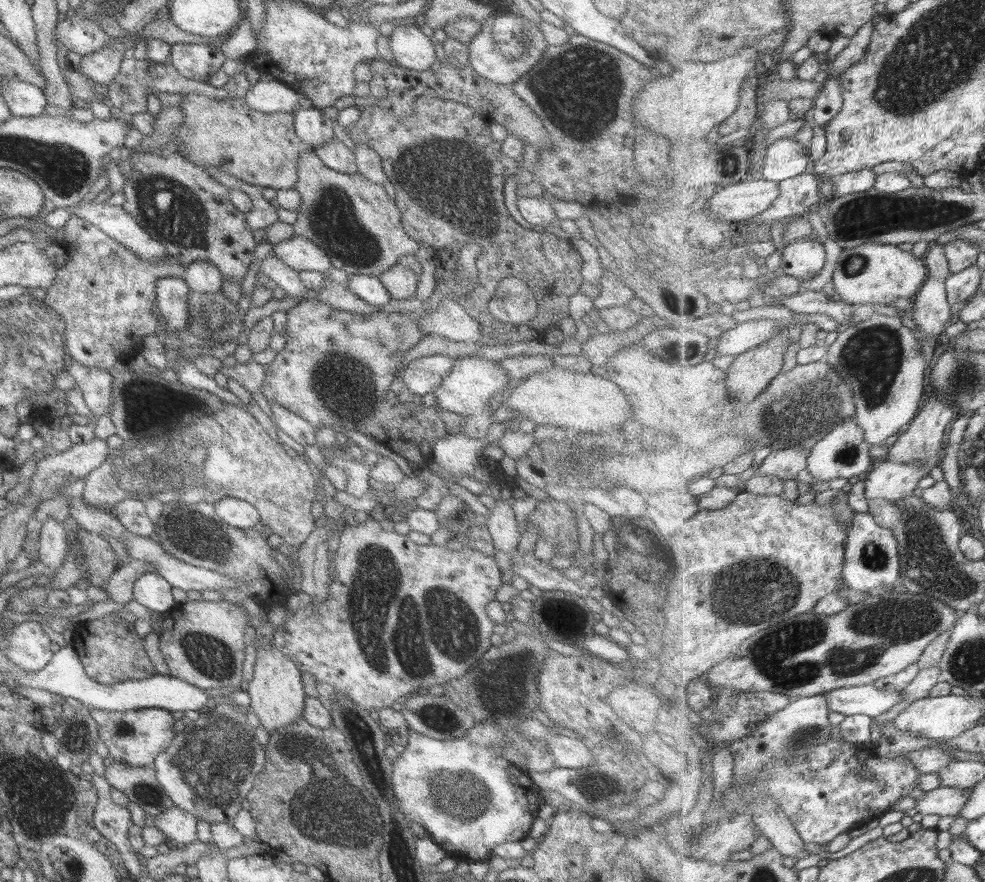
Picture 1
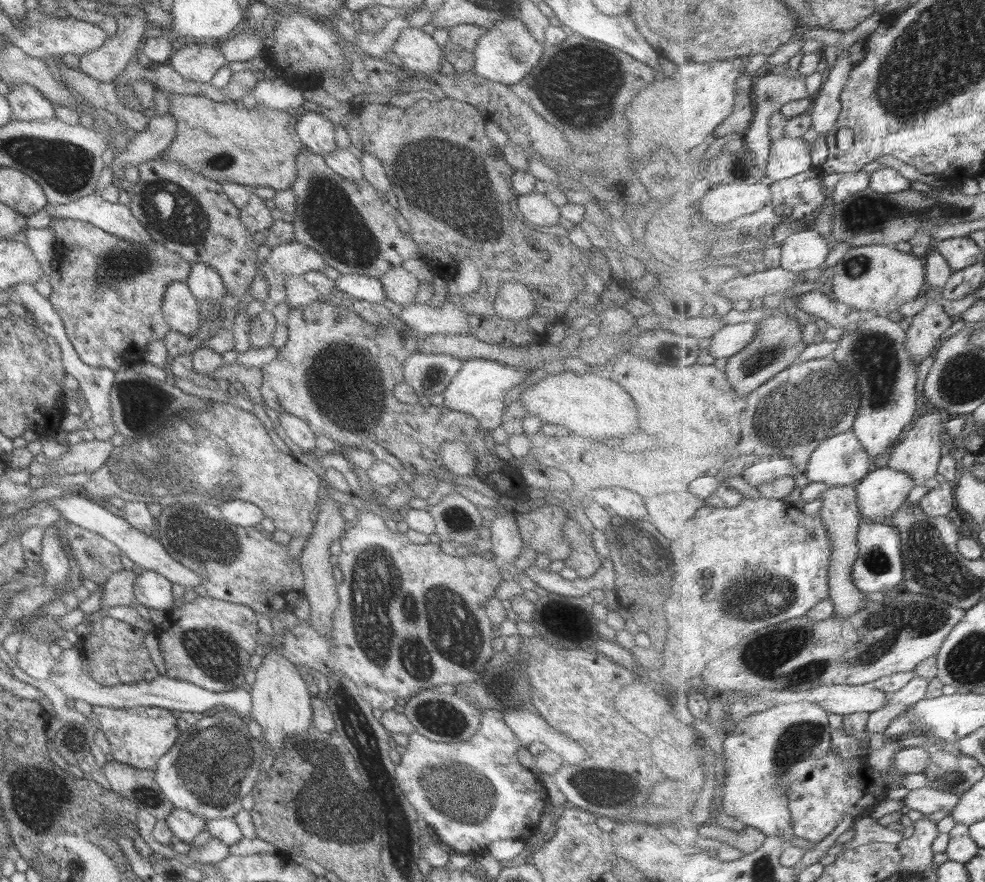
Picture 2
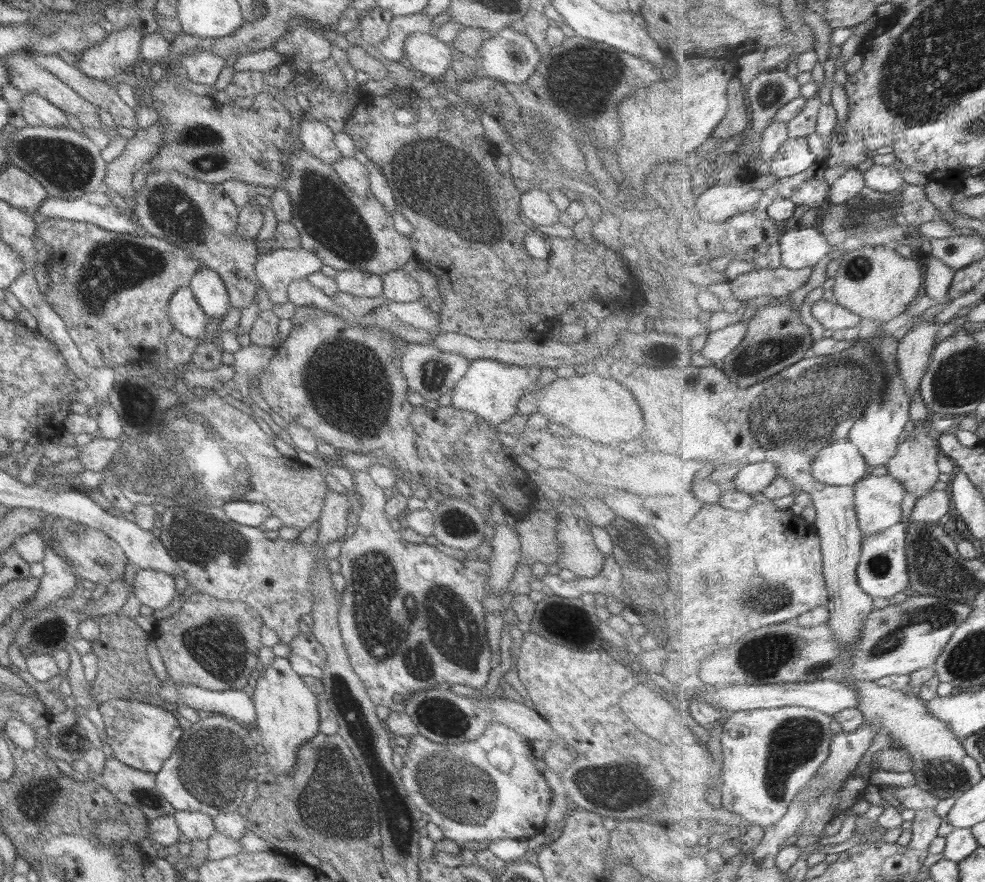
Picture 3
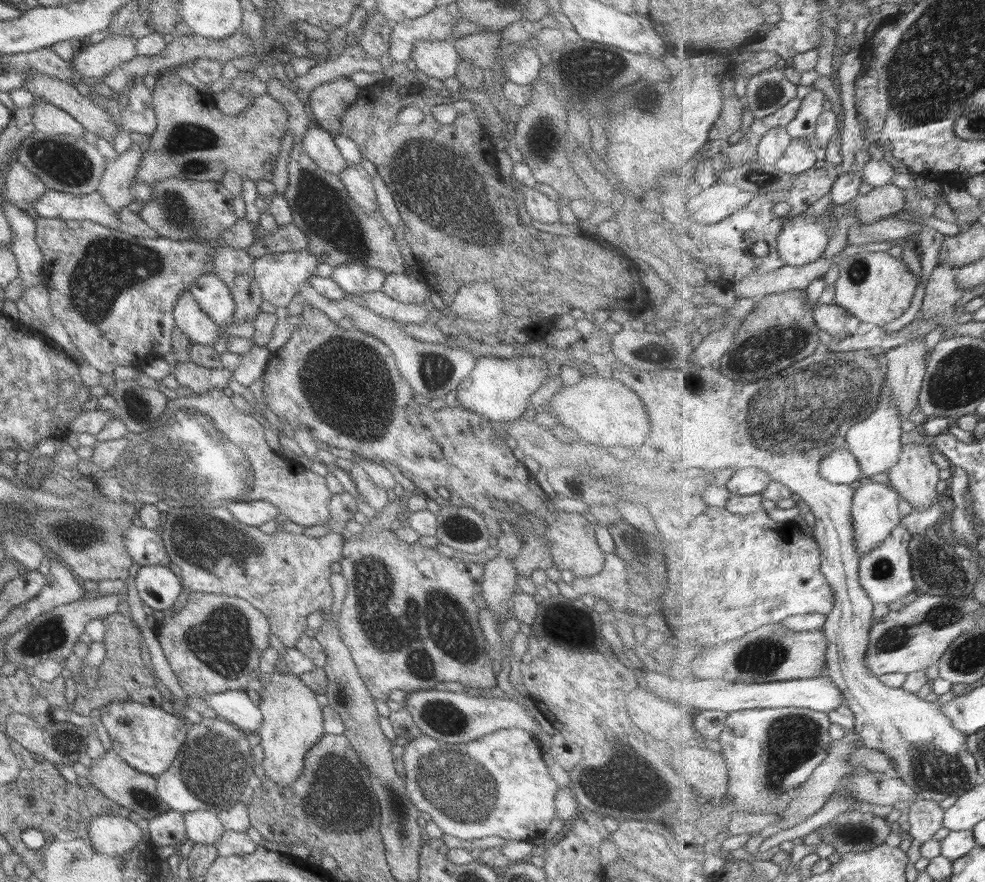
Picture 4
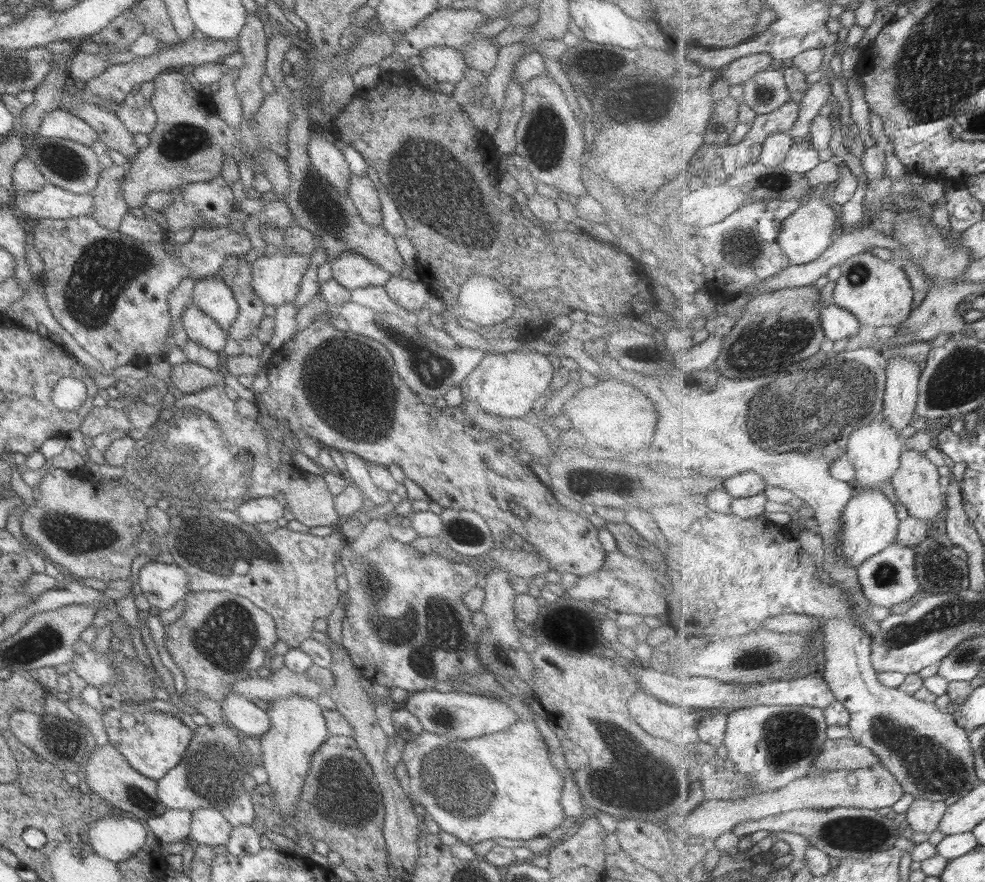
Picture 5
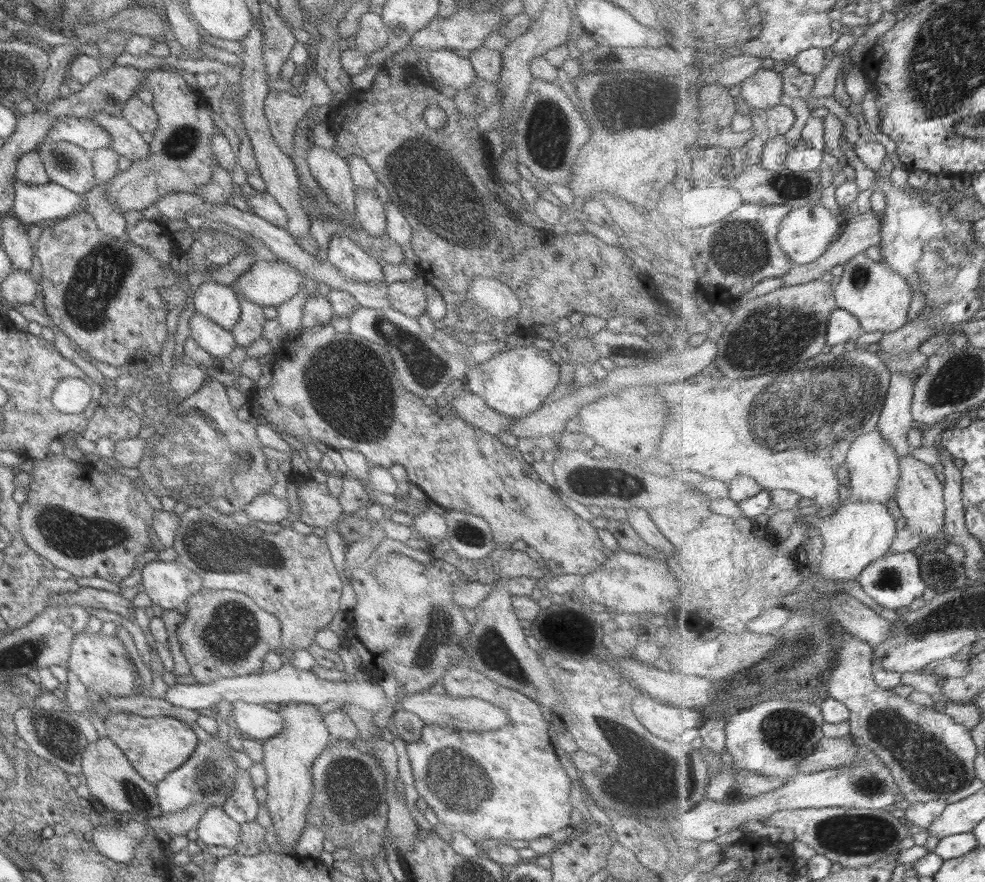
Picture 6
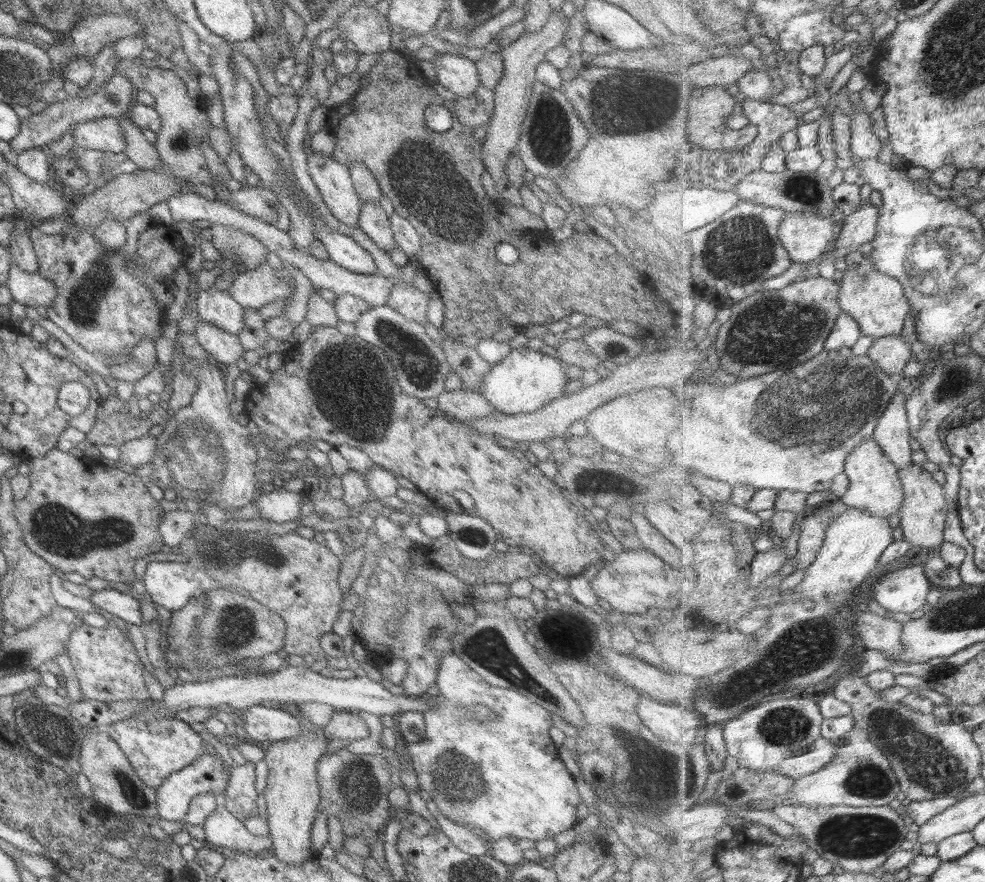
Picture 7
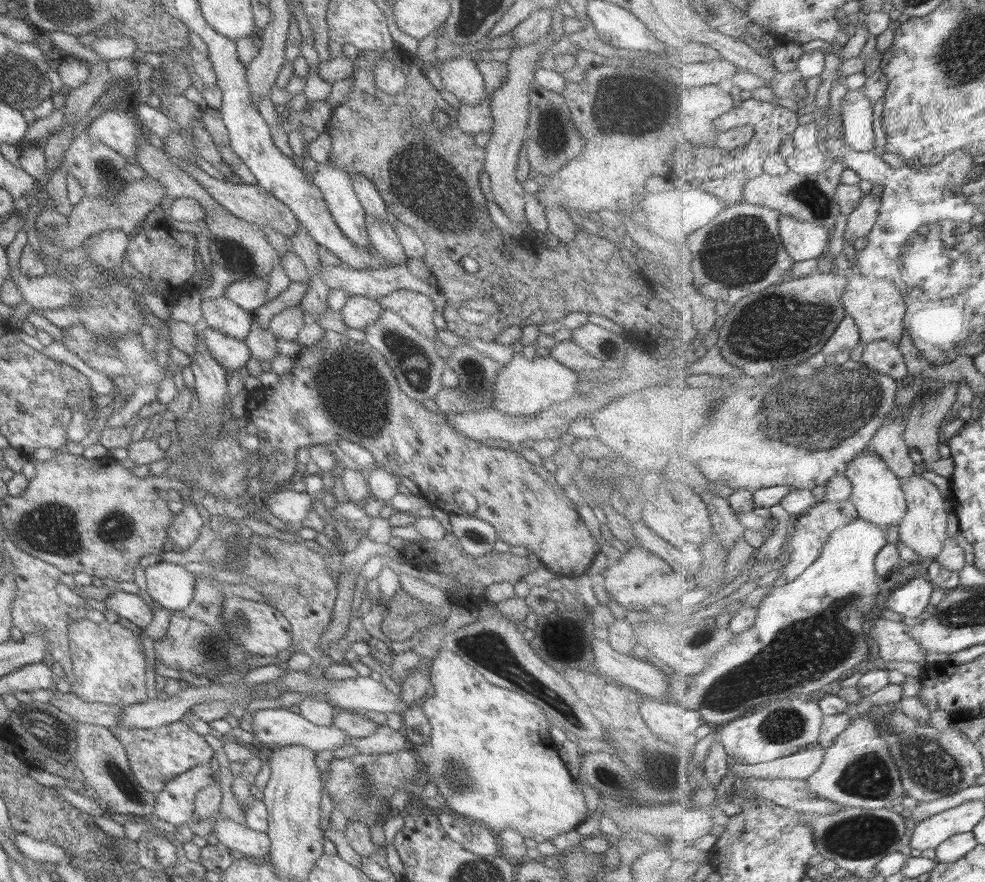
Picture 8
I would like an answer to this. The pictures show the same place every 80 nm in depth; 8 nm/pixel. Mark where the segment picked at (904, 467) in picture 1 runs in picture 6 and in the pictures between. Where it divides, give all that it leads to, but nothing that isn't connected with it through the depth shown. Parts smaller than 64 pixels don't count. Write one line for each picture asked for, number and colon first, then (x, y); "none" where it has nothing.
2: (882, 493)
3: (878, 498)
4: (876, 515)
5: (870, 524)
6: (857, 534)

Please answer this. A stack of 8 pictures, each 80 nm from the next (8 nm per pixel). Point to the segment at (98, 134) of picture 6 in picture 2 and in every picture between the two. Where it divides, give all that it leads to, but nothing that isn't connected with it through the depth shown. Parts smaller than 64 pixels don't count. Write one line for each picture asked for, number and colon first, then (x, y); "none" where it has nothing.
2: (26, 104)
3: (35, 111)
4: (47, 119)
5: (58, 123)

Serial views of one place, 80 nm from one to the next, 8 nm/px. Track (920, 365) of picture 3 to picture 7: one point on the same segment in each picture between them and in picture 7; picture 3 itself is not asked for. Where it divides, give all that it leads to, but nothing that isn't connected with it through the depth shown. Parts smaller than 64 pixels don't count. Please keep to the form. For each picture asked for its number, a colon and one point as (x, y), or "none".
4: (906, 365)
5: (903, 377)
6: (897, 419)
7: (892, 433)

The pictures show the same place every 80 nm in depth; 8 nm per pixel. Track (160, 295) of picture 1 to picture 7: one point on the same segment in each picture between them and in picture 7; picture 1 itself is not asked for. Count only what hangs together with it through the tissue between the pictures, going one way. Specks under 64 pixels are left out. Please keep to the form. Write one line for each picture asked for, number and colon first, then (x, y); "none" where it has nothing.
2: (179, 311)
3: (183, 313)
4: (196, 326)
5: (199, 329)
6: (217, 342)
7: (221, 348)

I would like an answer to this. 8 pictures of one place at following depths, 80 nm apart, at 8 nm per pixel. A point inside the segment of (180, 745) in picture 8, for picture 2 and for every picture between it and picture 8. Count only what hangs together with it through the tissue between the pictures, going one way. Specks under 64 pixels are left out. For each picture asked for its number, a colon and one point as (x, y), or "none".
2: (137, 736)
3: (141, 736)
4: (147, 738)
5: (151, 742)
6: (154, 745)
7: (154, 749)

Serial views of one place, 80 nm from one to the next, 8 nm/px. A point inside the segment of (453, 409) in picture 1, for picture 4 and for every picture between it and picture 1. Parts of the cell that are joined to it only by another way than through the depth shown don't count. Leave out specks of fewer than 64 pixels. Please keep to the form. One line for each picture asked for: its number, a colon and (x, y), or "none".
2: (478, 389)
3: (490, 390)
4: (499, 390)

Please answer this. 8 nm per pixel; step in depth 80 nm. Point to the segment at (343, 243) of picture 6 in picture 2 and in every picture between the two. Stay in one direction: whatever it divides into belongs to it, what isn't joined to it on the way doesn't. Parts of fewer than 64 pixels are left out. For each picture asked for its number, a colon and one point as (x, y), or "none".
2: (359, 287)
3: (354, 282)
4: (355, 278)
5: (350, 270)

